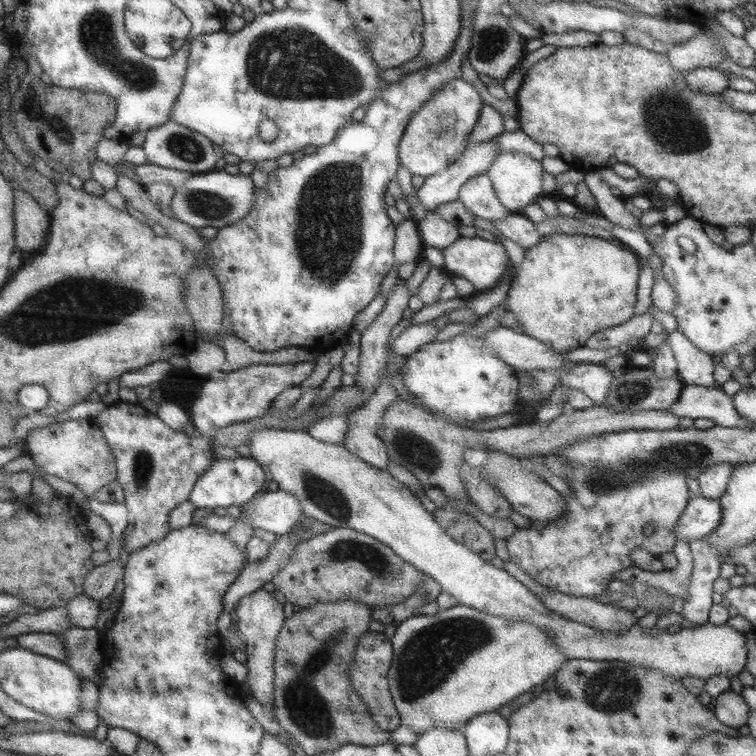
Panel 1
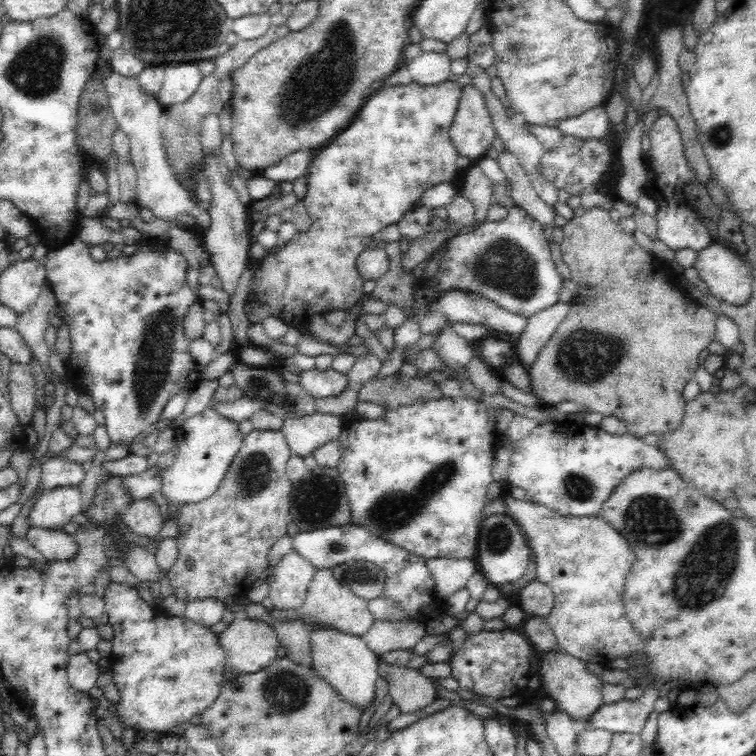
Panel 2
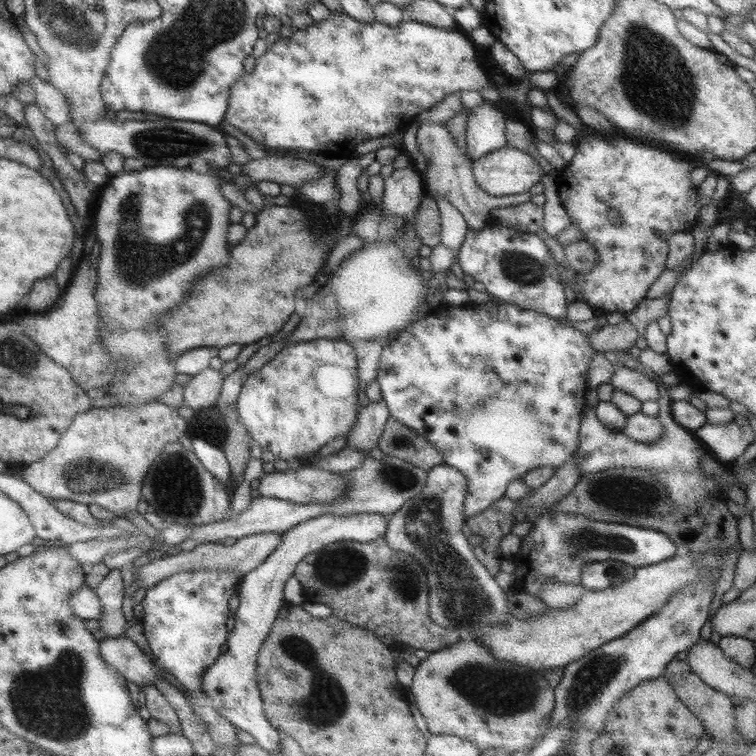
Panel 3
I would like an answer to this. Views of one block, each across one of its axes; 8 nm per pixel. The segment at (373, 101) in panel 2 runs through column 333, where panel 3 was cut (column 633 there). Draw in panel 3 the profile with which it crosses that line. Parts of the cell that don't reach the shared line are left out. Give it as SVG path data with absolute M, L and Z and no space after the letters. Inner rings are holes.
M590 128L584 133L578 134L576 143L576 155L574 159L564 168L558 170L558 176L555 179L558 195L562 199L562 204L564 204L564 208L566 212L568 212L571 222L574 224L578 224L578 230L582 232L582 236L584 236L584 241L591 244L593 250L597 253L597 258L599 259L598 265L594 265L592 269L588 272L580 272L575 275L572 280L574 282L574 286L572 285L572 290L576 292L582 292L582 300L586 304L592 306L592 309L599 308L603 311L604 315L610 312L623 312L628 313L632 312L636 306L640 304L644 299L646 299L648 289L652 284L654 284L655 280L660 276L661 272L666 269L667 257L669 256L669 244L668 244L668 236L682 231L690 232L694 226L696 226L698 222L698 213L700 213L700 209L702 209L702 204L698 199L698 187L694 187L690 183L691 171L694 170L694 164L679 158L678 154L675 152L664 152L664 150L660 150L660 148L654 148L654 146L650 146L648 142L639 141L638 139L634 139L630 136L626 136L622 133L614 134L614 135L602 135L601 133L596 133L592 131ZM610 211L616 211L620 213L622 216L622 222L620 224L614 224L614 222L610 222L610 218L608 218L608 213Z

